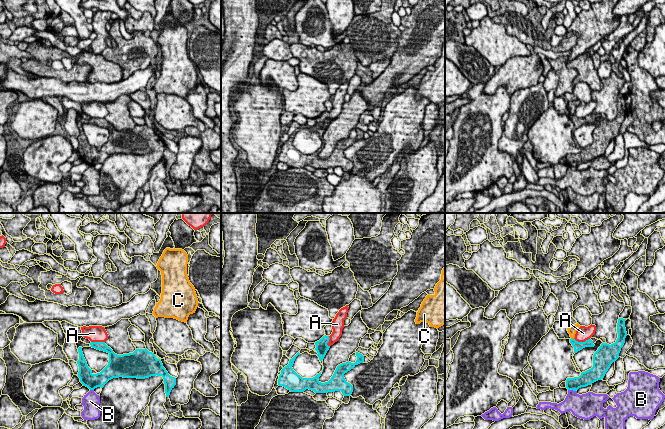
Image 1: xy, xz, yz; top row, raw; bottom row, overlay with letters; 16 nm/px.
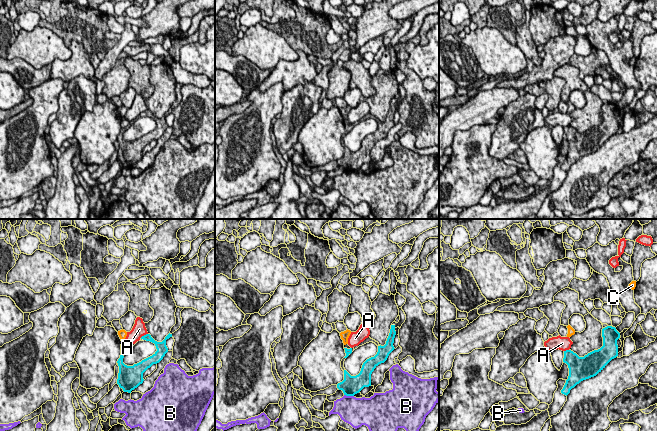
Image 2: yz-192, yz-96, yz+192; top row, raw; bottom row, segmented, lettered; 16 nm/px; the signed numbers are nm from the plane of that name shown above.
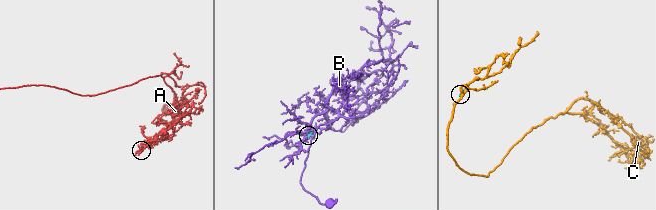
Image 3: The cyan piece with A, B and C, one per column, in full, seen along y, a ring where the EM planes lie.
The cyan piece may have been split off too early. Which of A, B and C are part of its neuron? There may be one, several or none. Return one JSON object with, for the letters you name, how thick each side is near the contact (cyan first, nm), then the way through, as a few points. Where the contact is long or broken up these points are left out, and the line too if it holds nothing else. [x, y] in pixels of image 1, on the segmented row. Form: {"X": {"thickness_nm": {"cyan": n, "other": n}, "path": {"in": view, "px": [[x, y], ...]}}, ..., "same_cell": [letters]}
{"same_cell": []}

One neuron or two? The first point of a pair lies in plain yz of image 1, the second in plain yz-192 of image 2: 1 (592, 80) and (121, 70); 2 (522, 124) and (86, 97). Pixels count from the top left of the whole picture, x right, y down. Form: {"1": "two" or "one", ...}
{"1": "two", "2": "one"}

